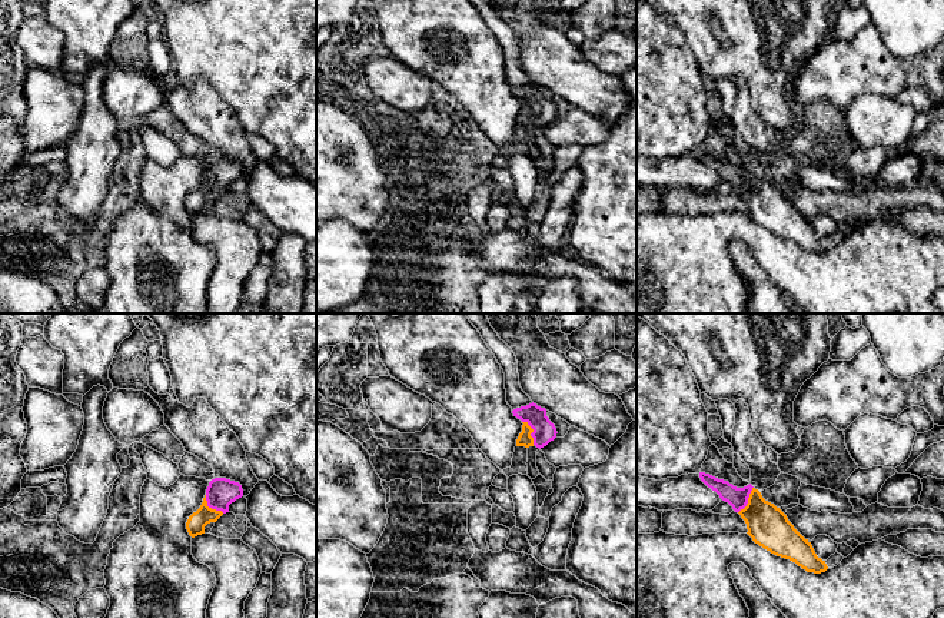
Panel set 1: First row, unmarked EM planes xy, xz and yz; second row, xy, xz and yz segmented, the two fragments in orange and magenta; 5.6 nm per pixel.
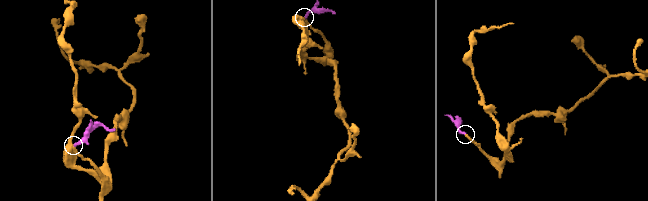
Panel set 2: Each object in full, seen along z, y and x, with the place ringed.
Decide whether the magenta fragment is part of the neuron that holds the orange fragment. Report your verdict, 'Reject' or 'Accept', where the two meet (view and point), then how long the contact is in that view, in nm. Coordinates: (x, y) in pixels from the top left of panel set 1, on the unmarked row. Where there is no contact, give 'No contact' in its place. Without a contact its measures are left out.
Accept. Touches orange at xz (532, 110). Shared border 150 nm

